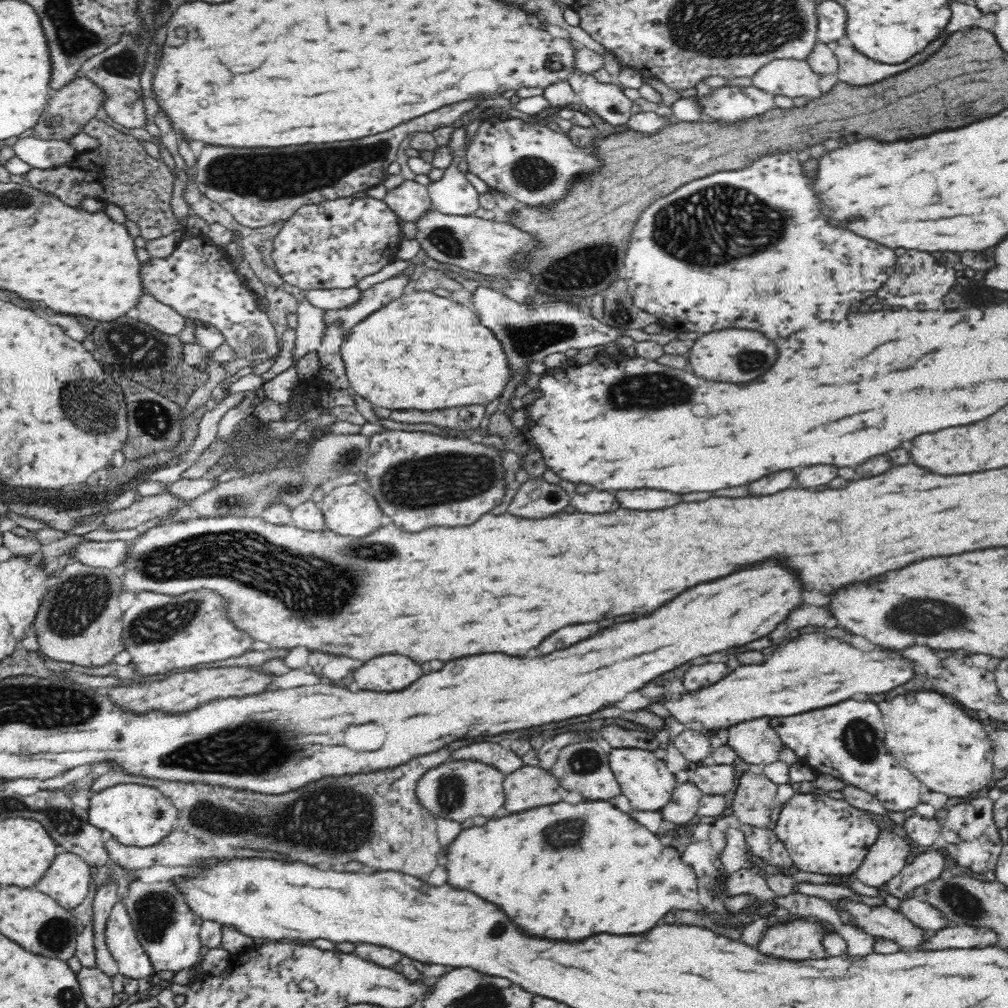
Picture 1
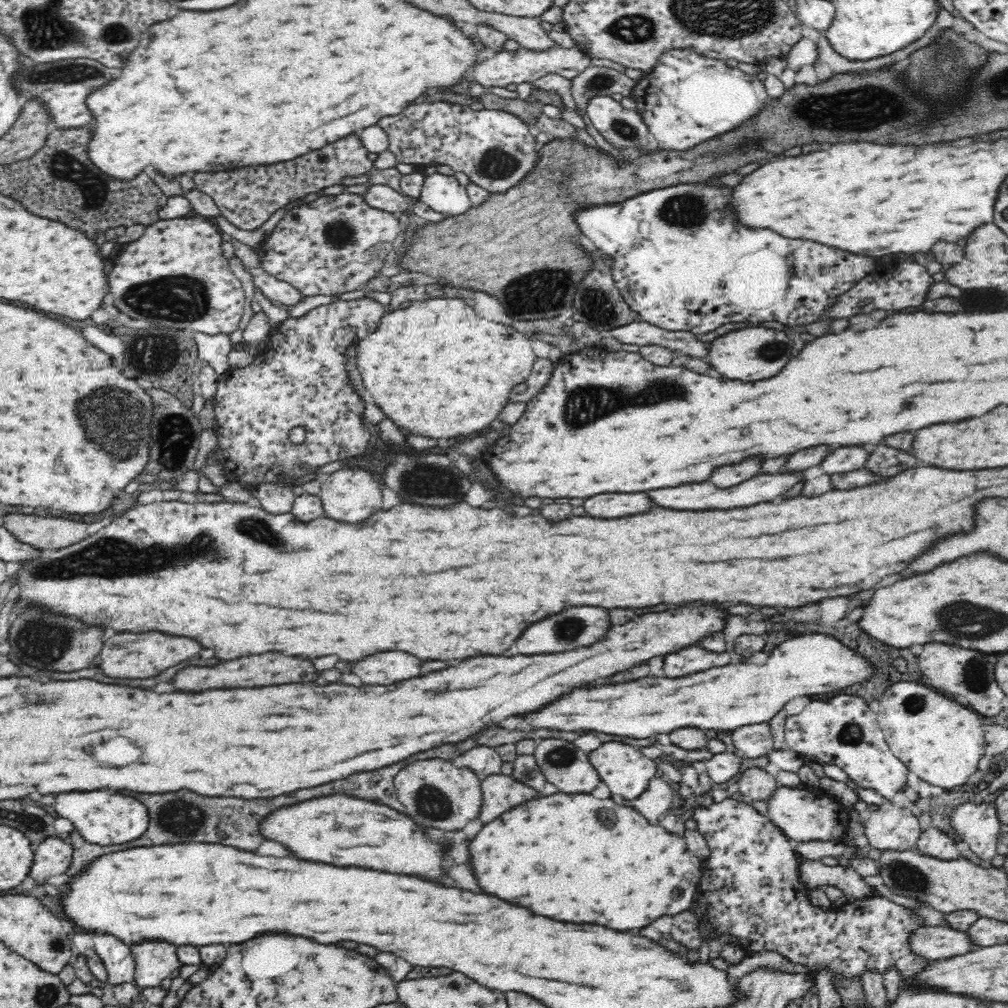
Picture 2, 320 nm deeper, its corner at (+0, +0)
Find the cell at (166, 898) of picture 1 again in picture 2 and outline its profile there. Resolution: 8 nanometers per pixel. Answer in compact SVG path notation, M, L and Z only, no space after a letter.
M144 940L132 944L131 953L134 955L136 965L134 982L140 988L160 986L164 978L168 978L174 970L183 966L178 946L172 942Z

